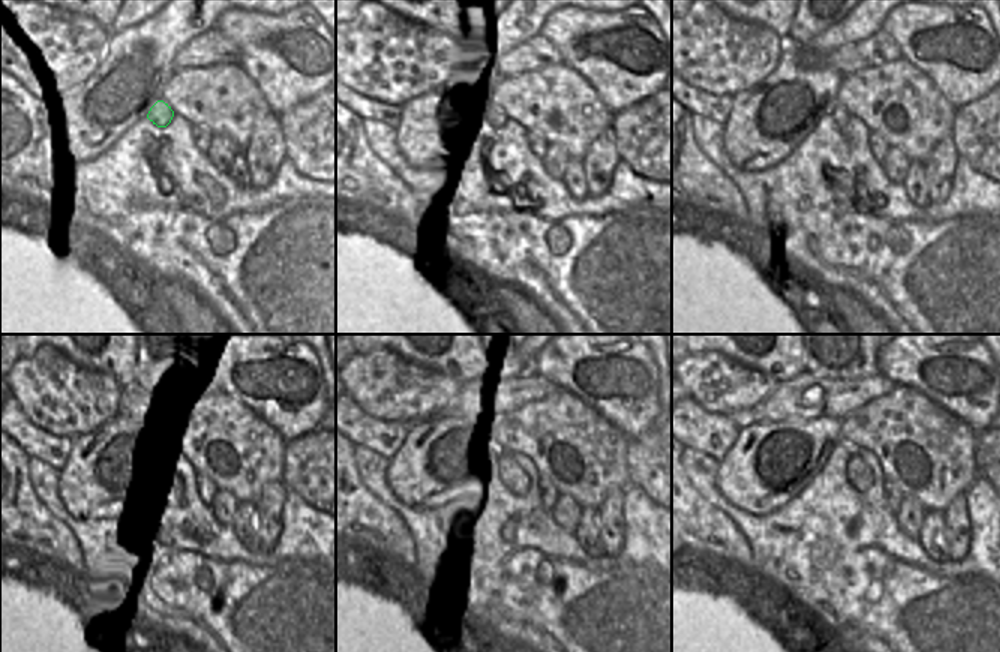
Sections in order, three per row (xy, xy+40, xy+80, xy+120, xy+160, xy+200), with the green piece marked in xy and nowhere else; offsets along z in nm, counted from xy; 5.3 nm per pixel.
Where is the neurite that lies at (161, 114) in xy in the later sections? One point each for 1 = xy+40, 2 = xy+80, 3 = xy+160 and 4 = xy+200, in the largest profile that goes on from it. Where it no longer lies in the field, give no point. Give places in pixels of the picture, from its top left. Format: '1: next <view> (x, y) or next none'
1: next xy+40 (500, 116)
2: next xy+80 (838, 114)
3: next xy+160 (517, 481)
4: next xy+200 (859, 475)

